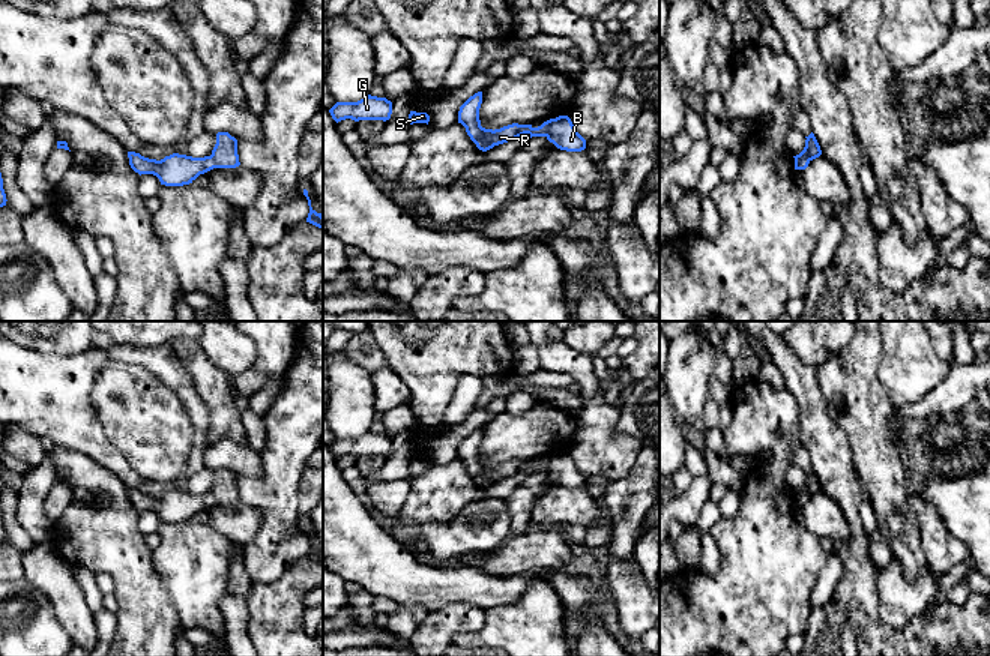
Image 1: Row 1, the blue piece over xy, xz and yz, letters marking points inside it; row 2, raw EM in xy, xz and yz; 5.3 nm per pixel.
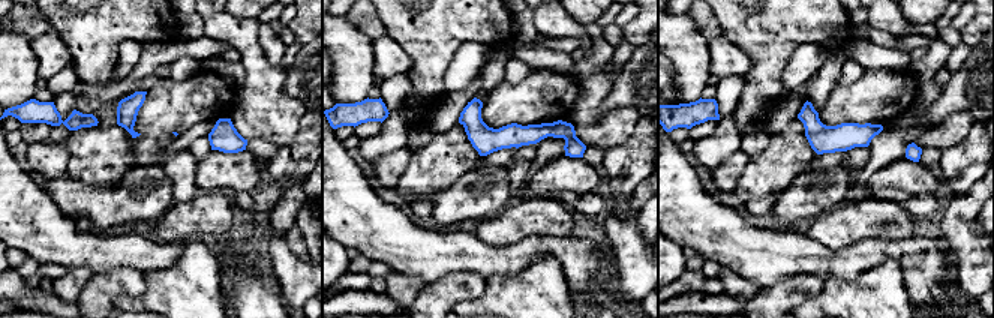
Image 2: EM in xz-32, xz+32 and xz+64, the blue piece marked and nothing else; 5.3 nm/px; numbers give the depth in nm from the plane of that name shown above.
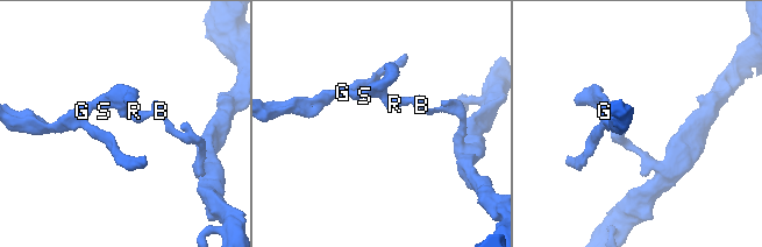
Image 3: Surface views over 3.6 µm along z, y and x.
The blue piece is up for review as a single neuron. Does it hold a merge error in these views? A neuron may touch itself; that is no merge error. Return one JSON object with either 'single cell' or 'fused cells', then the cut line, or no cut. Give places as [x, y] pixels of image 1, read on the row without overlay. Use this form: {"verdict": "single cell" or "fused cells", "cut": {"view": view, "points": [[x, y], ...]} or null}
{"verdict": "fused cells", "cut": {"view": "xz", "points": [[549, 457], [549, 469], [546, 472]]}}

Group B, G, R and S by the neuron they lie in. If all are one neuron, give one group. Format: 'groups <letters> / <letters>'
groups B / G R S

